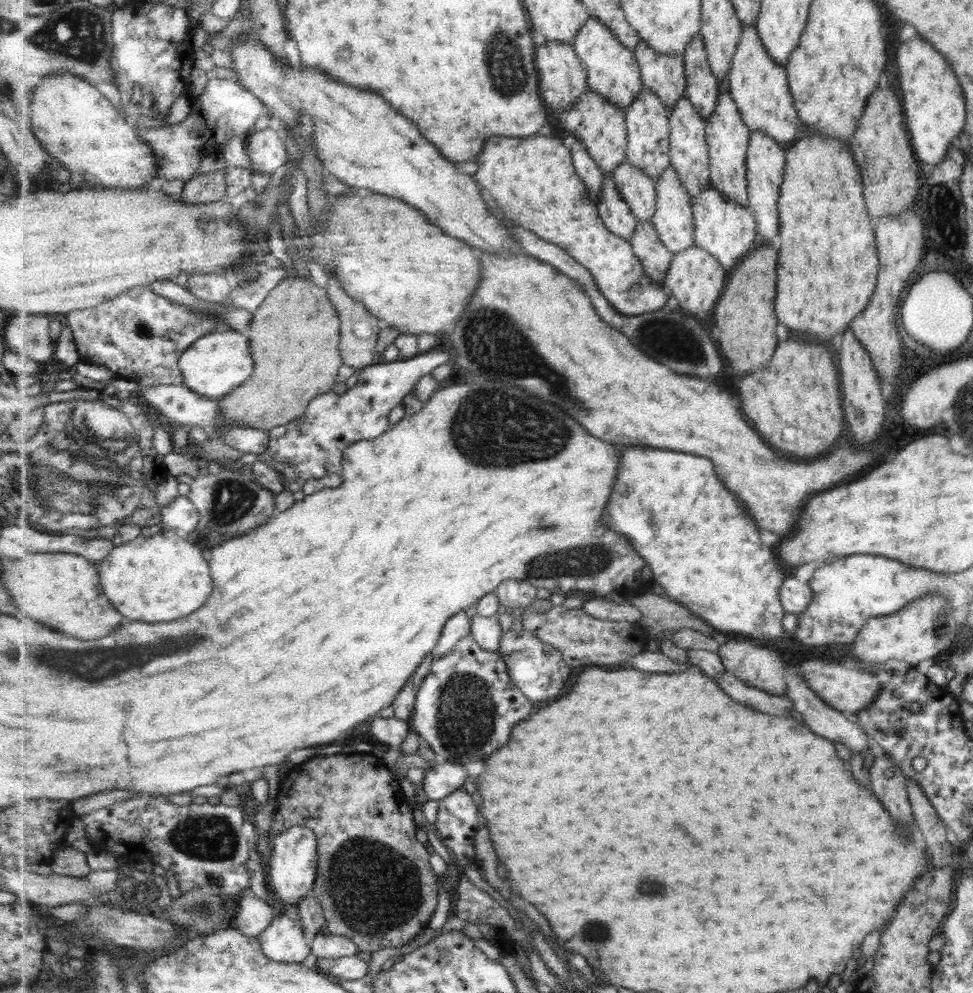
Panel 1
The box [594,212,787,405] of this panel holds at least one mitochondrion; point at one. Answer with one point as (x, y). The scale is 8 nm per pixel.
(670, 341)

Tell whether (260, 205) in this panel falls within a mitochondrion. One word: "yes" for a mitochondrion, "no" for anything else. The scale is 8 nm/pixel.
yes

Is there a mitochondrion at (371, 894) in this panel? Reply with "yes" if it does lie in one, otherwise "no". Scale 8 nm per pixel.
yes

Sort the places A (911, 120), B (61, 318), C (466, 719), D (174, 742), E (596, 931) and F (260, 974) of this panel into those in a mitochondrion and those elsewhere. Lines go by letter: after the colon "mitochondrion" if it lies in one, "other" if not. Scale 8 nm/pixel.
A: other
B: other
C: mitochondrion
D: other
E: mitochondrion
F: other

